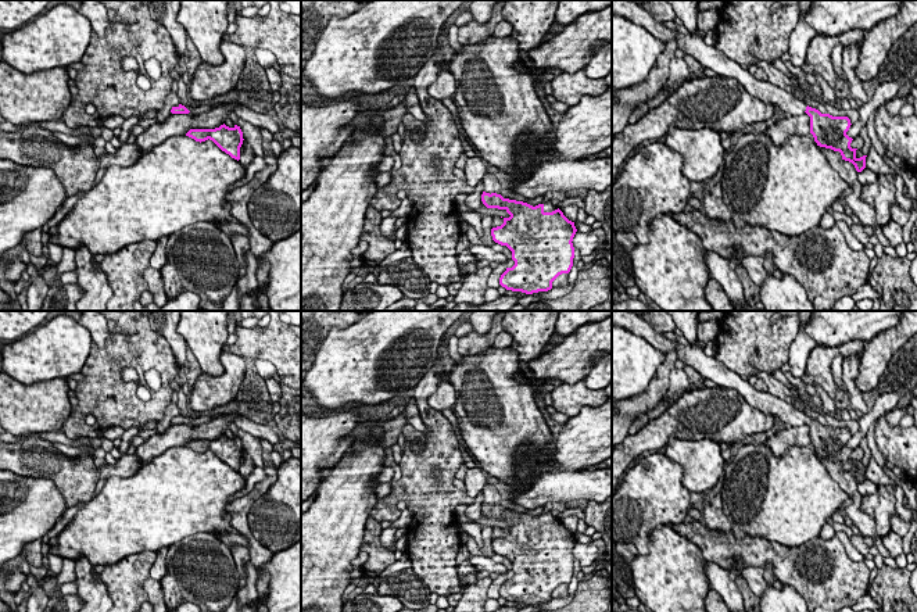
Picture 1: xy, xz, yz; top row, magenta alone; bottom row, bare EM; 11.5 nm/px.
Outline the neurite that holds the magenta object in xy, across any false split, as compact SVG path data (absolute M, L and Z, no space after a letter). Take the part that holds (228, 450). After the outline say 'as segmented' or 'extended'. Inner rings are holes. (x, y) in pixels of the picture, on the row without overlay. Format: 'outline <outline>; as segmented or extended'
outline M223 434L215 440L190 440L186 447L200 454L209 450L232 469L240 470L240 458L244 450L243 443L237 436L229 439Z; as segmented

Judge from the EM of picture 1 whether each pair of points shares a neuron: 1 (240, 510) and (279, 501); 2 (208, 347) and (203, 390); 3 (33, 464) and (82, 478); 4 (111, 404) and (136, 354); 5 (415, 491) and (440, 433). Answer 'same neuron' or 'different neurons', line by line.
1: different neurons
2: different neurons
3: same neuron
4: same neuron
5: same neuron

